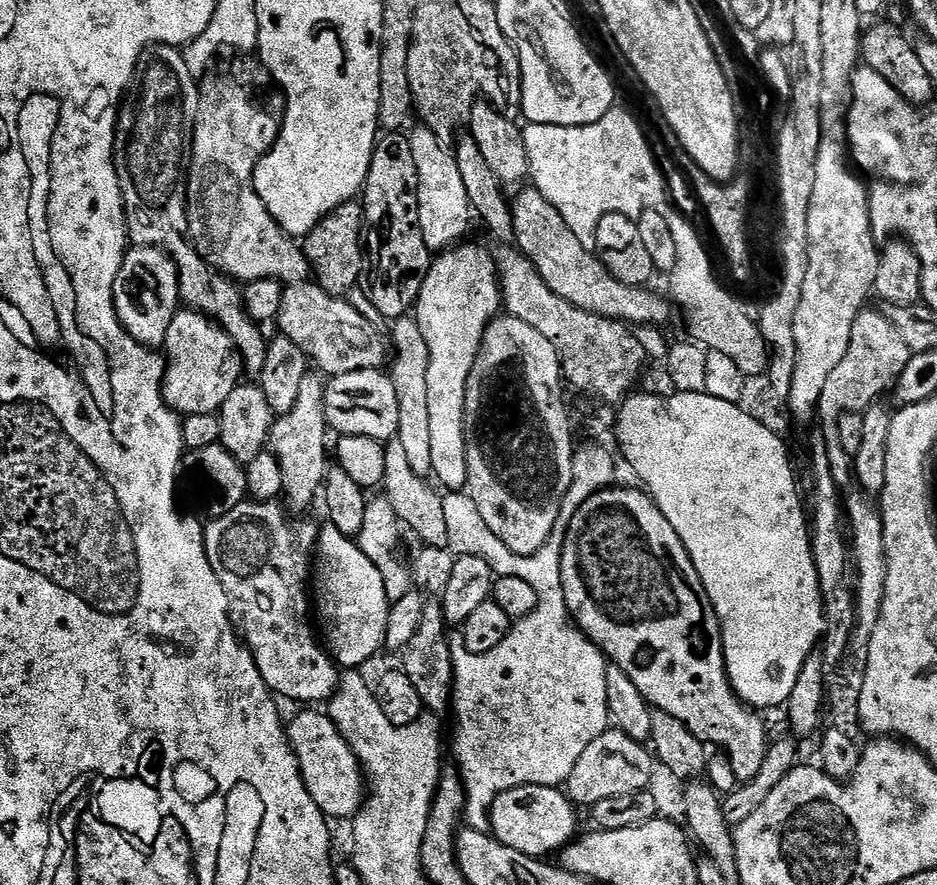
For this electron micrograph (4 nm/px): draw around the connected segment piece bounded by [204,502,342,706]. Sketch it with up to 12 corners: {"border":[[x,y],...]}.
{"border":[[245,502],[204,528],[239,631],[277,697],[342,672],[312,633],[317,525]]}

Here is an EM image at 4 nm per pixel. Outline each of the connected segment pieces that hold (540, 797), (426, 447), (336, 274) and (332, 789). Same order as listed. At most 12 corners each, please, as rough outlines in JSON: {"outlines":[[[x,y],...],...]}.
{"outlines":[[[522,786],[492,804],[497,840],[551,857],[577,839],[559,787]],[[419,319],[393,325],[405,461],[435,471],[431,356]],[[347,200],[303,237],[326,291],[366,272],[365,205]],[[331,716],[287,725],[304,784],[325,817],[364,807],[362,765]]]}

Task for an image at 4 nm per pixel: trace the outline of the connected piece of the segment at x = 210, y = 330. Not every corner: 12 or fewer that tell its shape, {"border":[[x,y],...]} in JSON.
{"border":[[177,312],[163,347],[177,413],[219,413],[246,361],[210,316]]}

